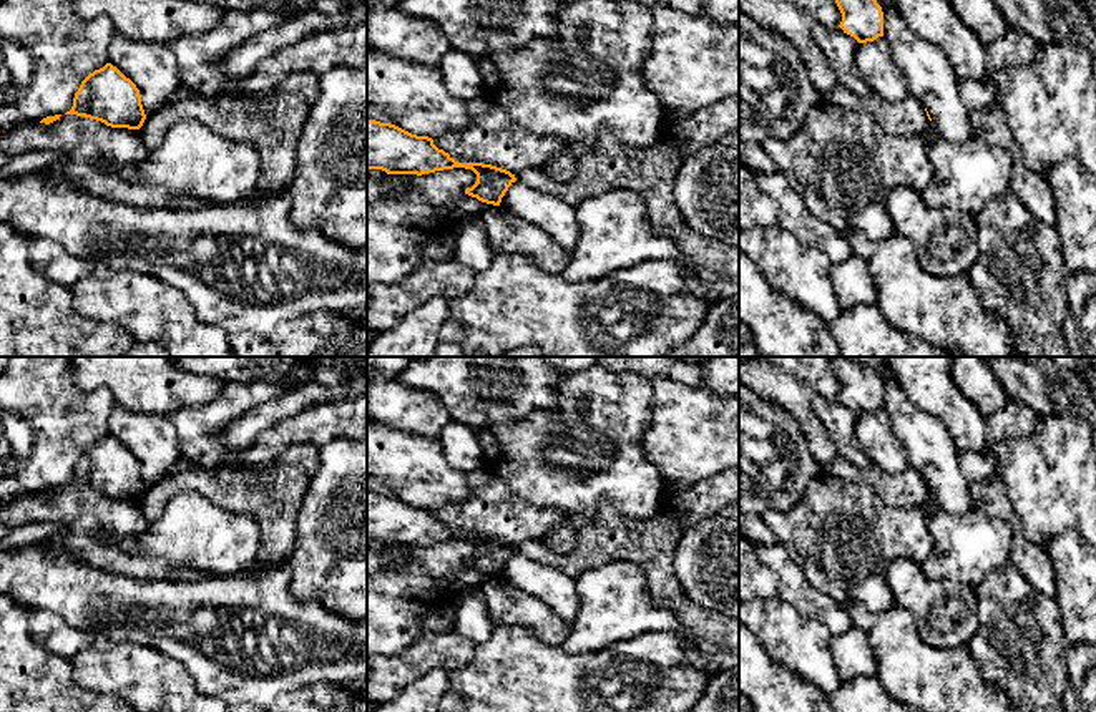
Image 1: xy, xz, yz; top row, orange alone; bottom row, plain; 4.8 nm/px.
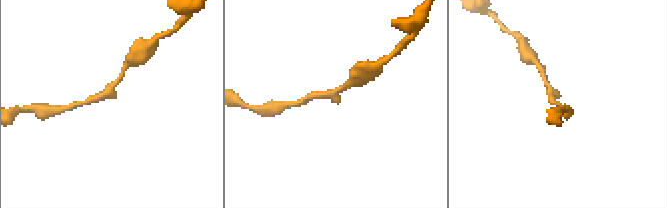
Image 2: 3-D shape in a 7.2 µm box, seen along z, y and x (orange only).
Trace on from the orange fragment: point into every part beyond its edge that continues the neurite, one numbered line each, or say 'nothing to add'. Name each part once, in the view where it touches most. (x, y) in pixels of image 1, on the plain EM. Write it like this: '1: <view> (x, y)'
nothing to add

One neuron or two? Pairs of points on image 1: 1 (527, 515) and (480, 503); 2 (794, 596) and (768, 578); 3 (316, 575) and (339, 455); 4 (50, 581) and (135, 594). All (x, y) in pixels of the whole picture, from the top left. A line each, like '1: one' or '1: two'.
1: one
2: two
3: one
4: one

